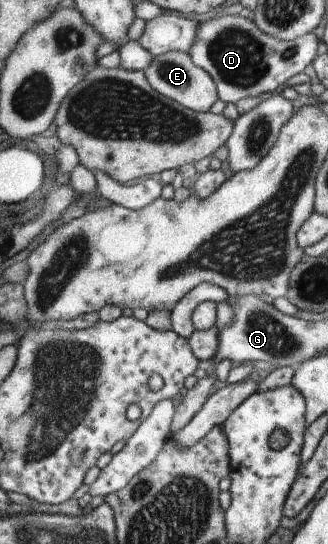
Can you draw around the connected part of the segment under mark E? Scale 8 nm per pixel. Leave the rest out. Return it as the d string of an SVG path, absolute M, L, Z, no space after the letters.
M169 52L156 56L153 63L144 72L154 88L186 108L192 109L192 111L211 111L215 101L220 99L215 80L210 77L203 67L198 66L193 61L189 52Z

